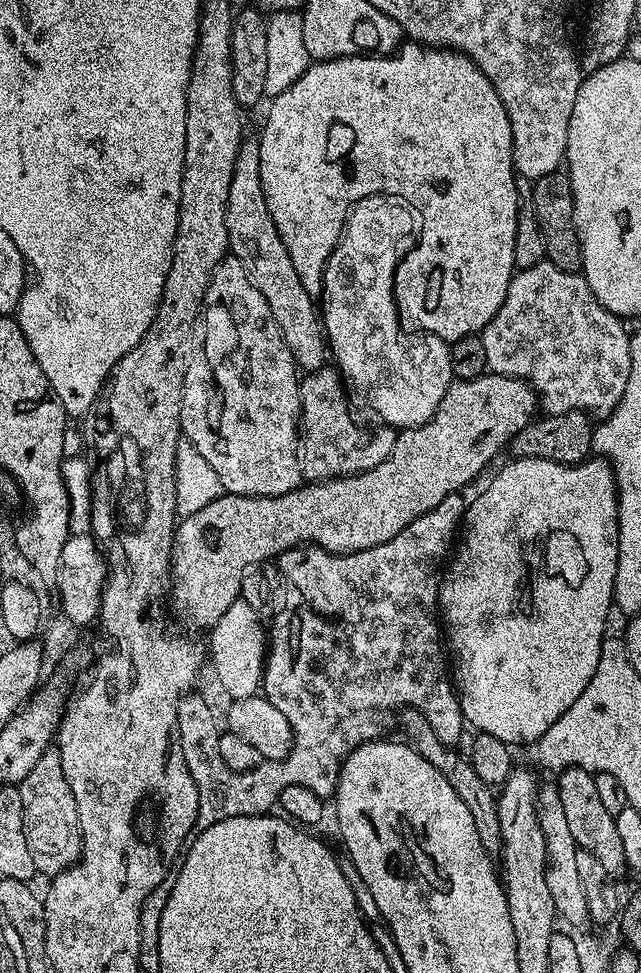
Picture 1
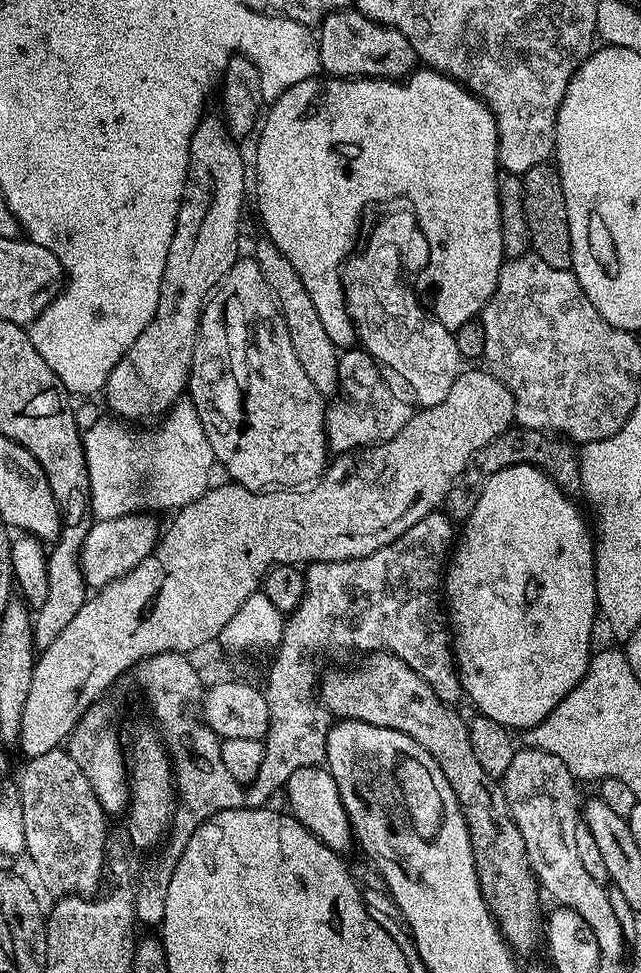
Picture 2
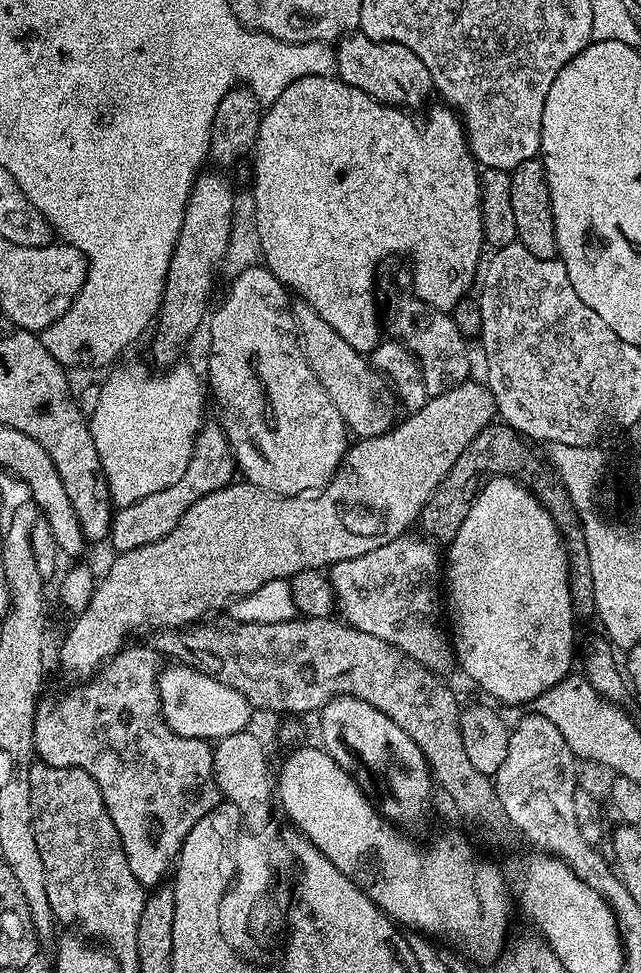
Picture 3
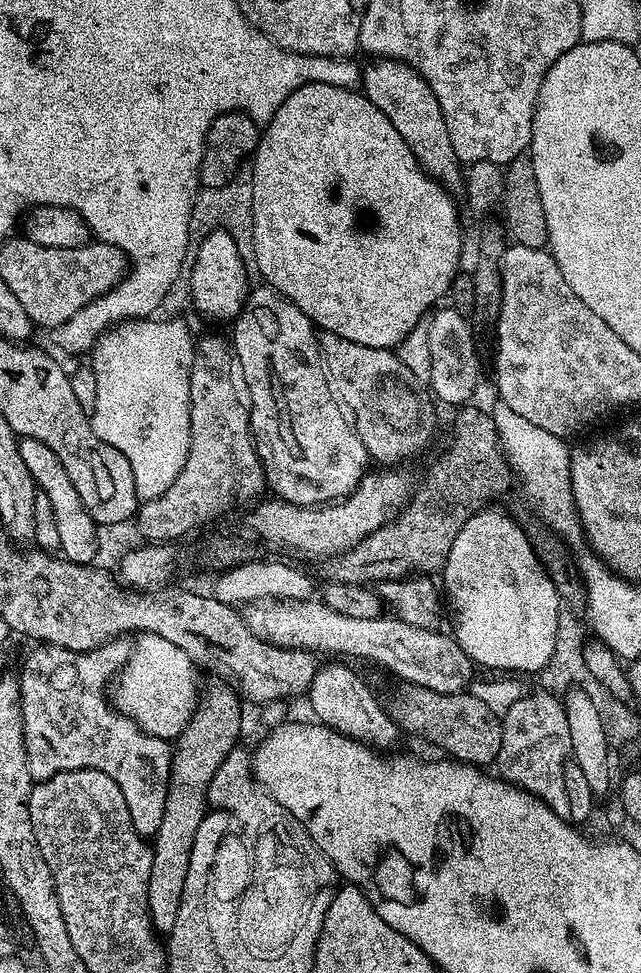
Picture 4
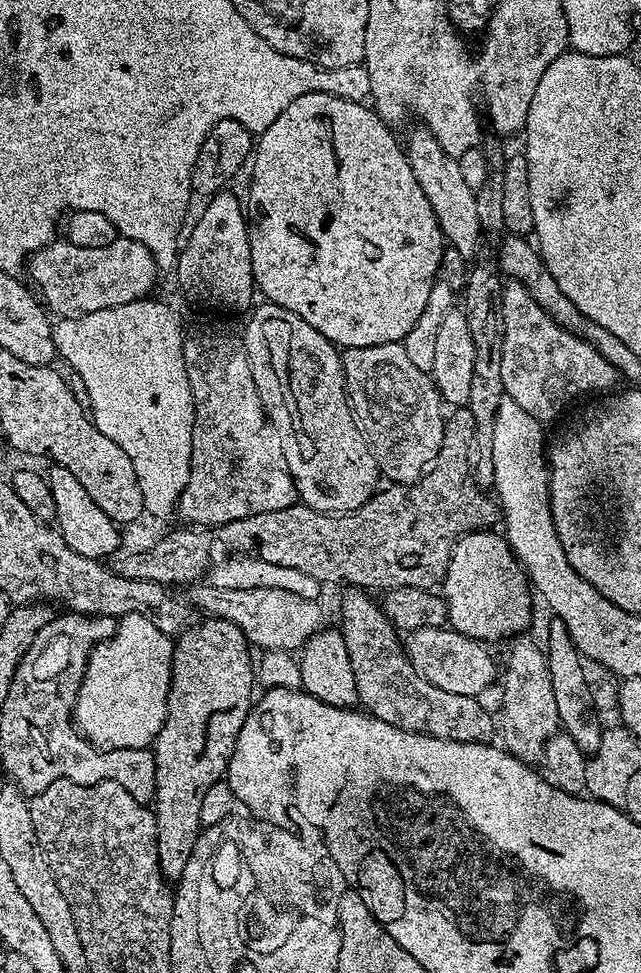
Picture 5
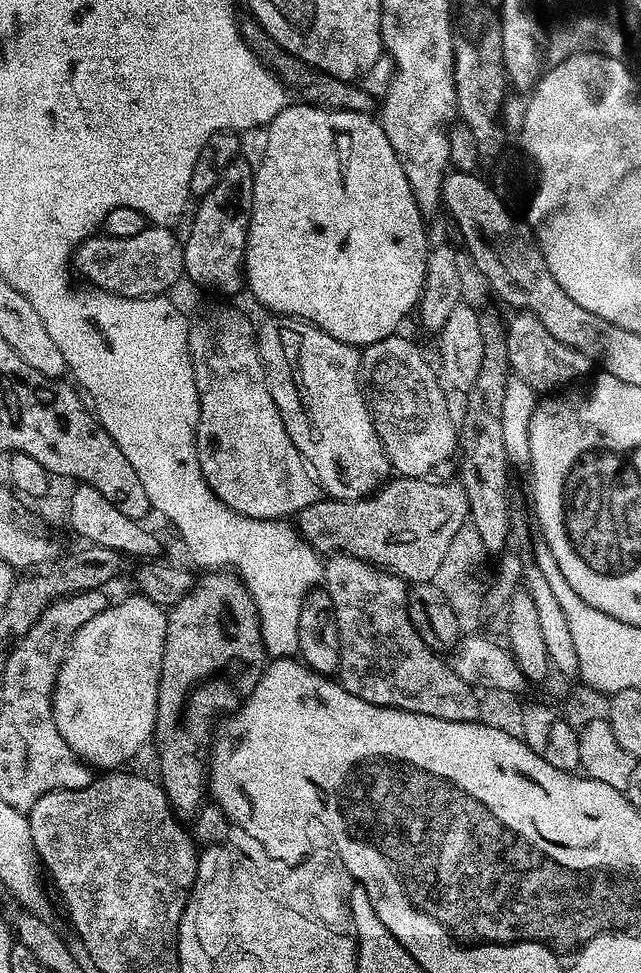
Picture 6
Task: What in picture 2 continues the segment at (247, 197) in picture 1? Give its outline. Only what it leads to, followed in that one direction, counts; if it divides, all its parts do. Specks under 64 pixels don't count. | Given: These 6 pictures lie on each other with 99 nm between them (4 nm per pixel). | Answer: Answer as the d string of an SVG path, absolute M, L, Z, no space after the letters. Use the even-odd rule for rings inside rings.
M261 239L261 244L254 252L254 259L262 270L266 282L270 286L272 295L280 306L286 326L290 330L290 342L294 342L294 354L298 354L298 362L302 362L302 370L306 370L306 378L314 382L321 396L328 398L337 391L338 377L336 362L338 350L334 342L330 342L330 334L326 334L326 326L322 326L322 318L318 318L318 310L314 310L314 302L310 302L310 294L306 294L306 286L302 286L302 278L298 278L298 270L290 266L290 258L278 250L271 240Z

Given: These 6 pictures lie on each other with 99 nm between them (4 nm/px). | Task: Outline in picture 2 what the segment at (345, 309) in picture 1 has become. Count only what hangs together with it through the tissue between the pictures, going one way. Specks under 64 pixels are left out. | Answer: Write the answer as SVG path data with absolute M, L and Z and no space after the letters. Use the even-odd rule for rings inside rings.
M401 206L397 212L388 212L380 216L372 224L372 229L363 237L362 243L344 261L340 269L340 281L344 287L344 300L348 304L348 313L356 327L359 347L365 352L375 352L377 356L388 360L396 366L416 388L418 394L414 398L419 407L437 405L450 394L450 386L454 386L457 376L462 371L462 357L455 345L455 340L449 340L448 333L436 324L428 323L421 316L417 305L420 302L416 289L410 283L410 276L404 273L404 252L425 251L424 234L416 222L416 213Z

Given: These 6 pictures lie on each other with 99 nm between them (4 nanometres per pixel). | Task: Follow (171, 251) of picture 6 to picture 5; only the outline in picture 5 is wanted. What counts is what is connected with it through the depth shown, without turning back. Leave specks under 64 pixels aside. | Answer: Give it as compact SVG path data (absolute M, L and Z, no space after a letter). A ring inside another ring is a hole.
M127 238L111 240L106 246L74 246L67 242L53 242L40 251L32 253L30 268L32 264L33 281L31 280L31 283L35 285L38 292L40 287L39 295L43 303L49 309L57 308L61 317L81 316L86 312L106 310L114 306L122 306L126 302L145 299L151 293L148 291L156 284L156 256L157 253L141 240Z

